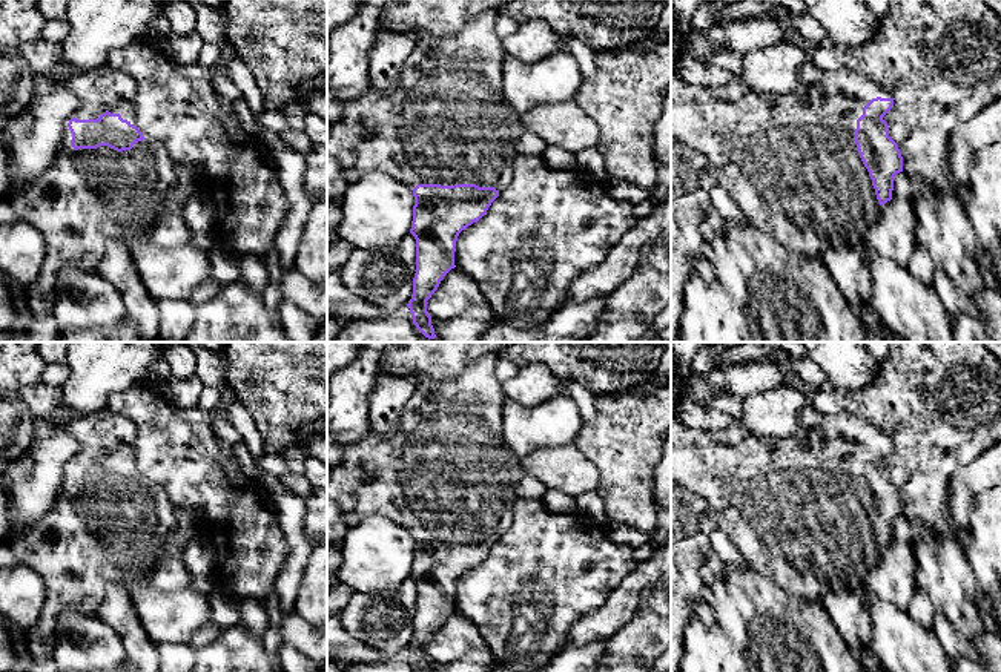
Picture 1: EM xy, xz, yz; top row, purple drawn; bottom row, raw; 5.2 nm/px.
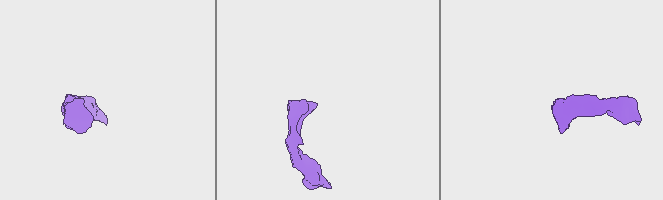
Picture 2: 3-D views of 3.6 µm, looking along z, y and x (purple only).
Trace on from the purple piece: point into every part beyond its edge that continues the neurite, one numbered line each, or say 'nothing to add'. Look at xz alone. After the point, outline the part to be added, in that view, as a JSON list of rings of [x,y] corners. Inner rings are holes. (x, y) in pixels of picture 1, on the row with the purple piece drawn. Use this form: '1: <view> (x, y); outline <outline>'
1: xz (447, 121); outline [[[490,9],[473,15],[451,35],[430,35],[421,38],[411,54],[407,58],[405,68],[401,74],[399,84],[388,94],[384,95],[370,84],[367,94],[358,100],[342,101],[333,91],[327,89],[327,158],[335,158],[342,169],[344,178],[349,184],[361,181],[372,172],[382,172],[399,183],[410,184],[476,184],[479,187],[494,187],[502,192],[511,181],[513,161],[517,156],[517,141],[524,133],[520,126],[520,114],[513,109],[502,92],[502,68],[504,68],[504,48],[500,38],[494,31],[496,14]]]

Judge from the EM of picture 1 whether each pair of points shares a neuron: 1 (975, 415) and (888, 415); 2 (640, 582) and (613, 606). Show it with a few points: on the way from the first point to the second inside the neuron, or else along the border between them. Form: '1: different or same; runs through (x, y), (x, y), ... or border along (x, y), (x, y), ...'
1: same; runs through (954, 416), (909, 415)
2: same; runs through (634, 586), (619, 602)

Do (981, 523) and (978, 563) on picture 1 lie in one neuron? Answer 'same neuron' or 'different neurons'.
same neuron

